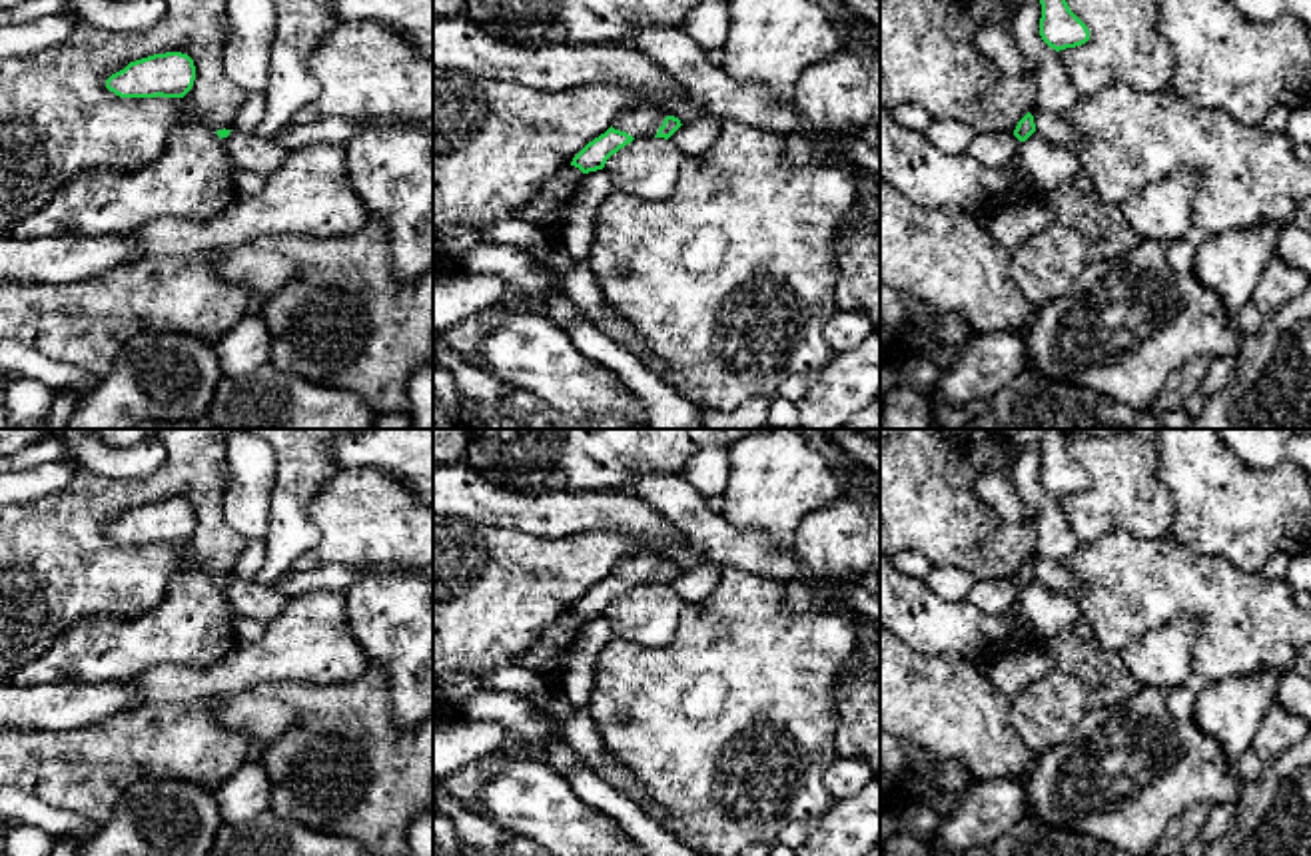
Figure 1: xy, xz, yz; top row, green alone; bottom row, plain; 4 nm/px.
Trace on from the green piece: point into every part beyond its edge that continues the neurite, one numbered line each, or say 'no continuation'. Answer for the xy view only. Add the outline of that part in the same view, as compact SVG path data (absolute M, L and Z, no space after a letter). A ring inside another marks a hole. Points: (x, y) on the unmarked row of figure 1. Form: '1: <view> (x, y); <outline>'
1: xy (194, 625); M204 573L174 577L158 609L136 619L88 617L22 666L14 682L126 682L166 662L204 666L237 644L233 611Z

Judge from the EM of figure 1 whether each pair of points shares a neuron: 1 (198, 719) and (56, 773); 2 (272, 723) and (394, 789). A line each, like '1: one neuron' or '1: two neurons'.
1: one neuron
2: two neurons

